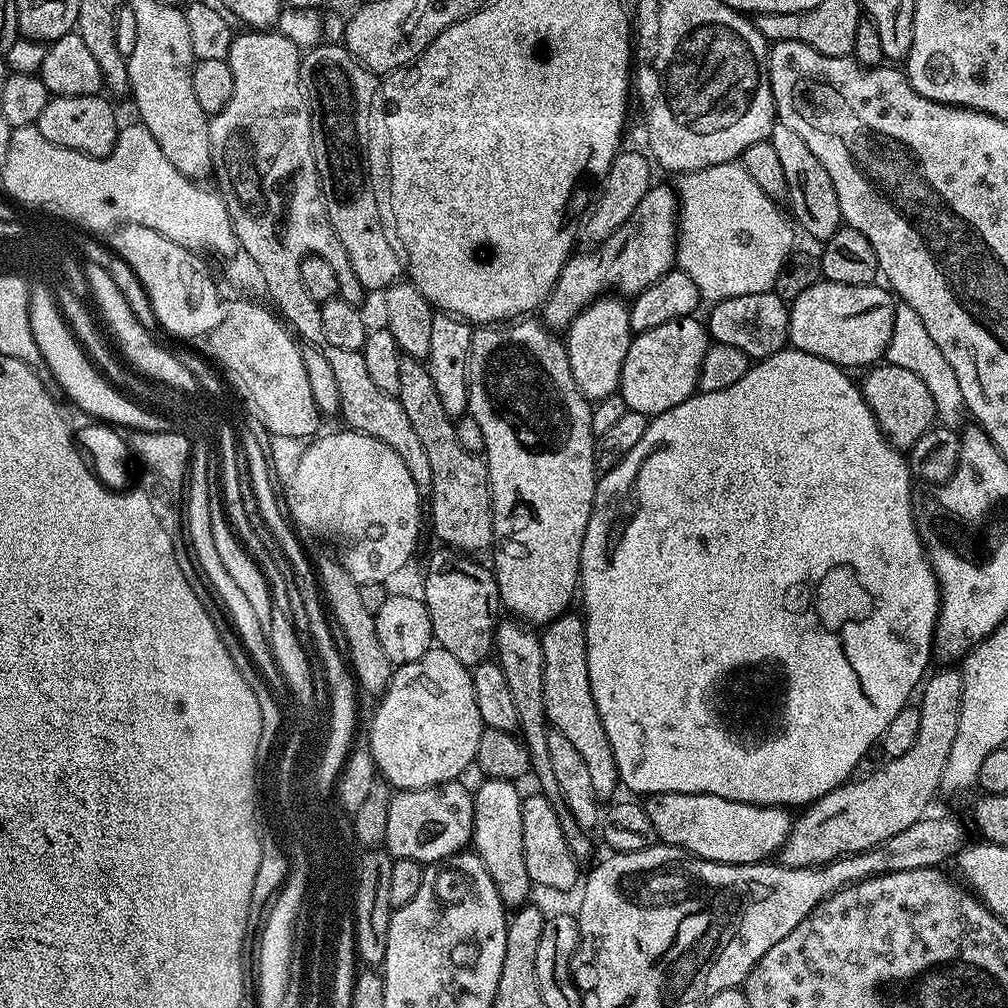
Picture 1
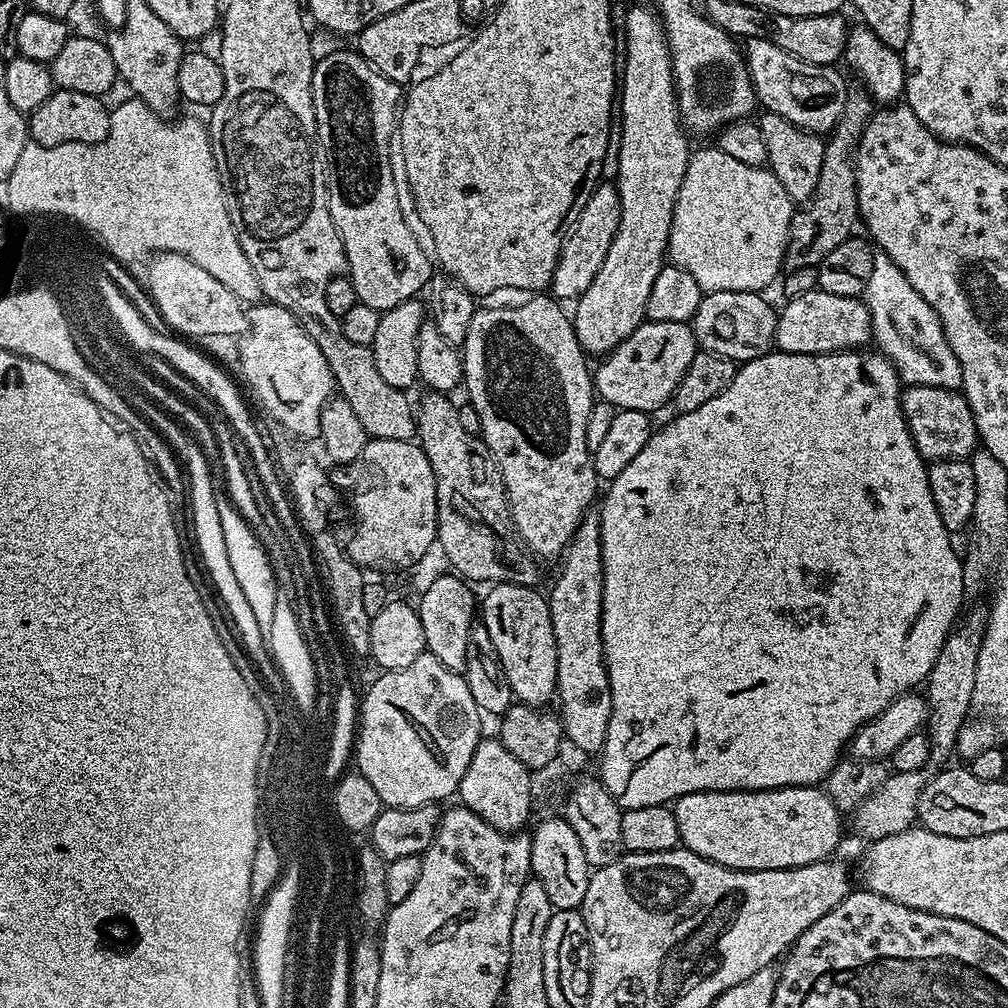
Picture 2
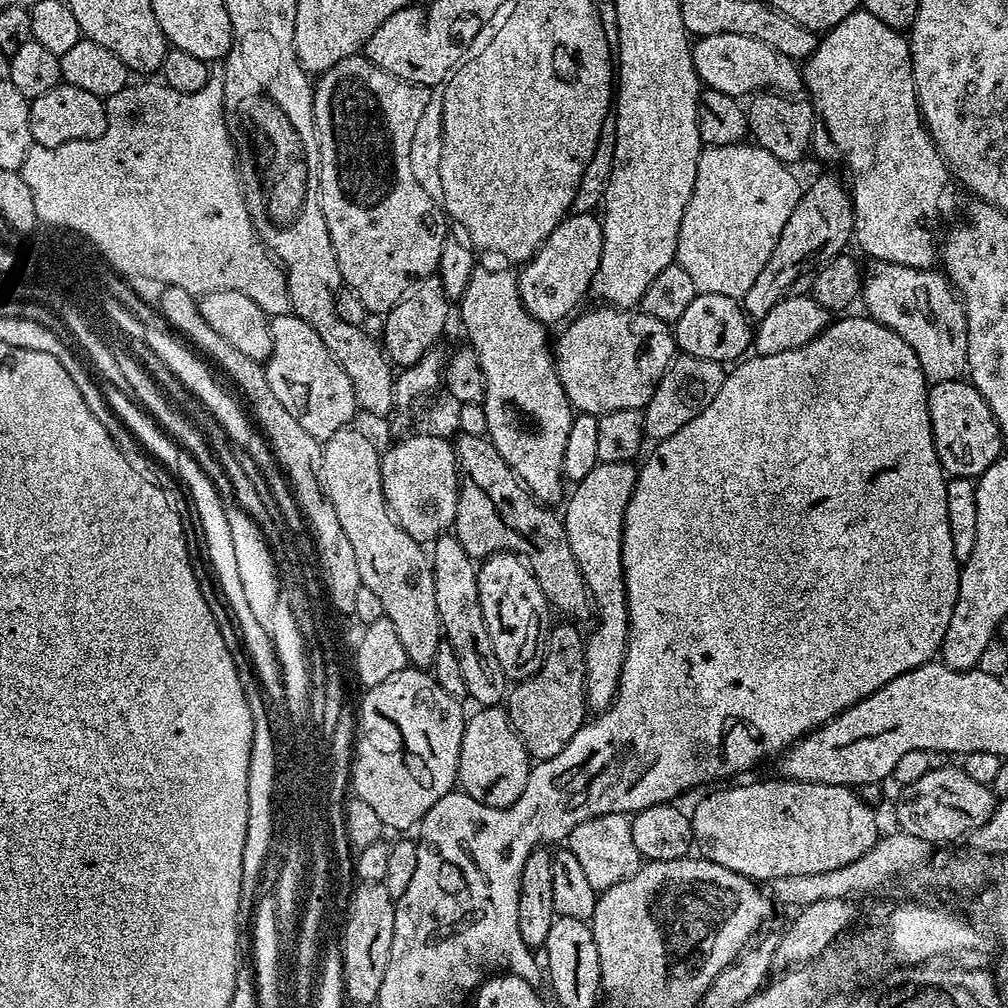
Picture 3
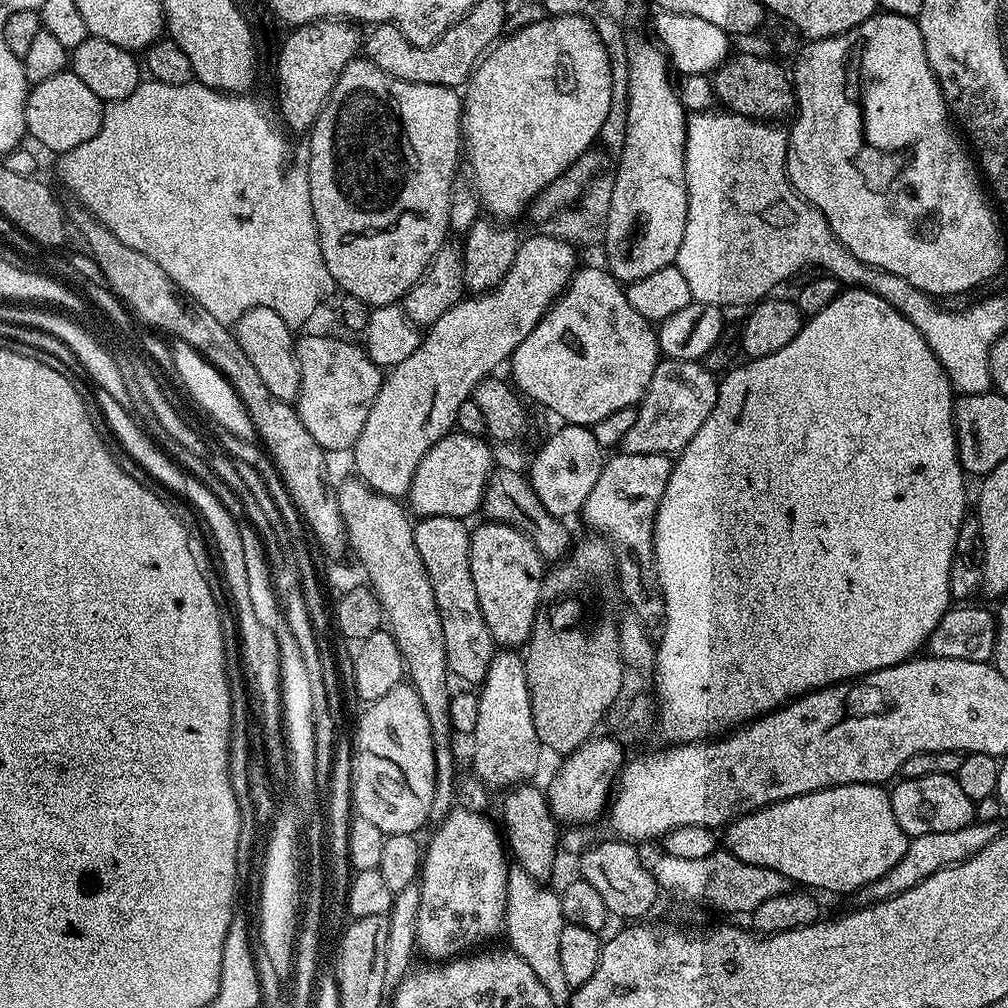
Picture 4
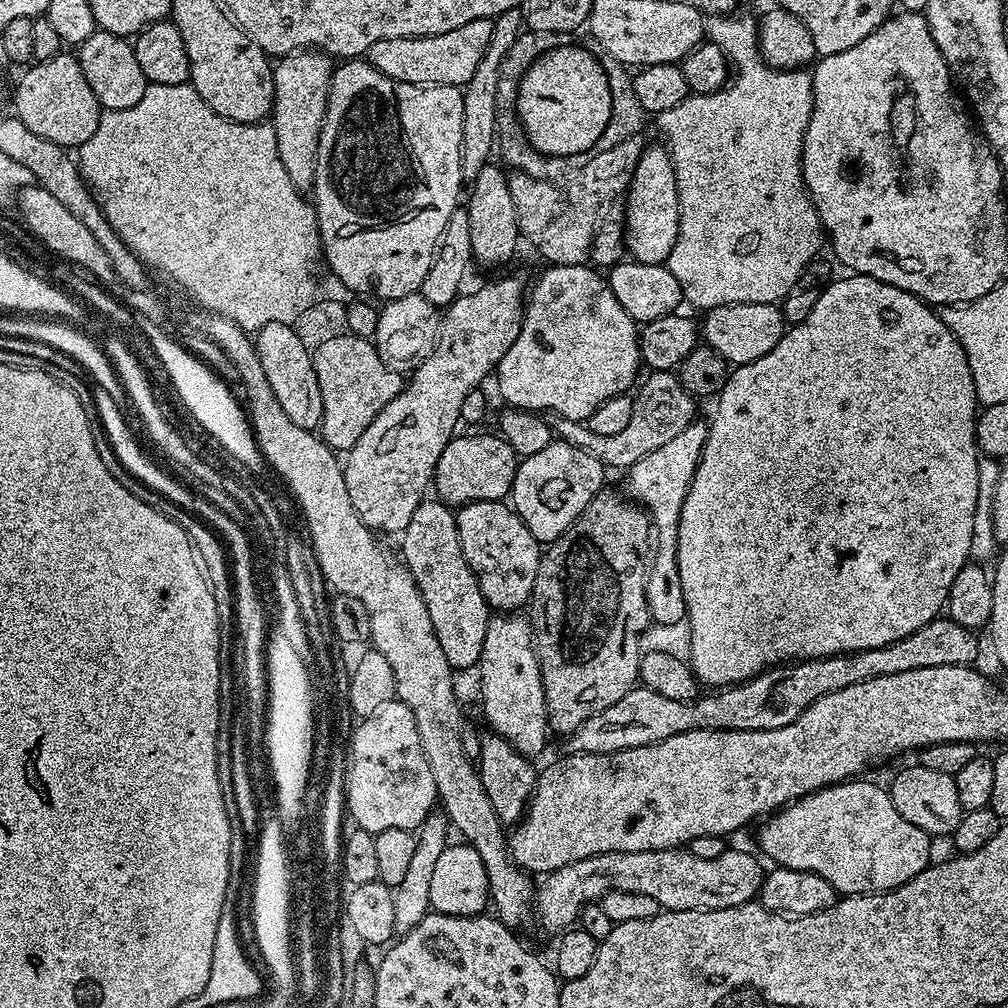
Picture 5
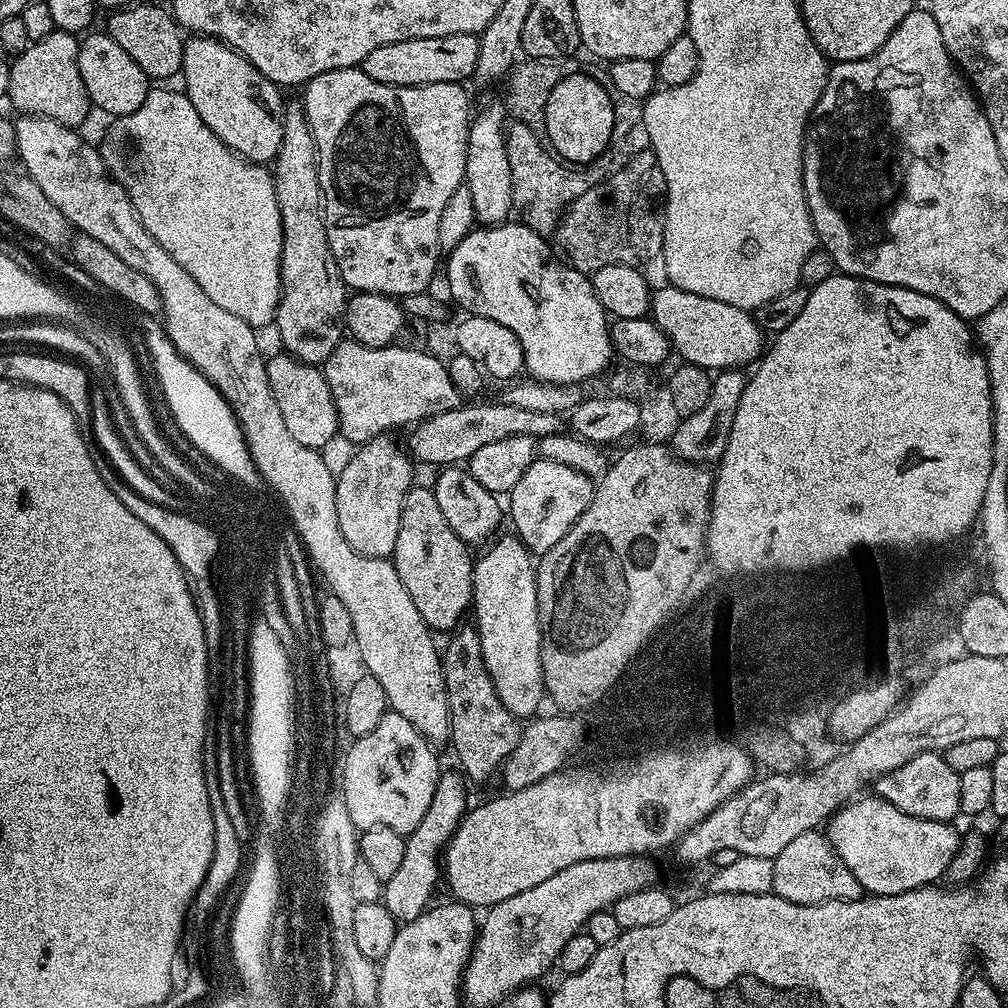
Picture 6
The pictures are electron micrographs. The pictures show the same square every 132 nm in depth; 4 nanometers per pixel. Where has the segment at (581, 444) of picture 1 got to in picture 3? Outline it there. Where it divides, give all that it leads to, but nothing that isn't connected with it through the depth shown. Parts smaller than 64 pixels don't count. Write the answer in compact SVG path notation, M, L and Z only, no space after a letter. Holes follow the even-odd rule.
M477 266L470 278L470 286L466 286L458 301L458 308L464 332L468 335L467 343L476 352L482 366L487 437L521 484L545 505L555 505L555 500L560 495L561 499L566 492L562 454L566 454L566 437L570 434L574 409L556 373L556 357L550 336L548 340L549 329L524 309L517 273L507 272L504 268Z

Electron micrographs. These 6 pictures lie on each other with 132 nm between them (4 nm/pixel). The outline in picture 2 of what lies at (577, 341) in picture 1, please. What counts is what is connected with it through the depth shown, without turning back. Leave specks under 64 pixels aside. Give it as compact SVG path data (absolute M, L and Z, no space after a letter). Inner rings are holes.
M651 7L648 8L632 8L624 16L622 79L618 84L620 149L618 150L618 170L614 181L616 193L620 199L618 234L614 234L614 242L610 242L610 250L606 253L606 262L602 262L602 270L598 270L594 282L590 282L590 286L586 286L586 290L575 301L576 312L571 313L572 325L578 342L584 353L592 358L607 356L623 340L630 338L630 334L634 334L634 330L638 330L640 324L645 323L646 301L650 298L654 278L658 278L658 274L666 266L672 215L690 155L687 140L689 137L686 135L684 125L680 123L668 38L664 34L664 26L659 15Z

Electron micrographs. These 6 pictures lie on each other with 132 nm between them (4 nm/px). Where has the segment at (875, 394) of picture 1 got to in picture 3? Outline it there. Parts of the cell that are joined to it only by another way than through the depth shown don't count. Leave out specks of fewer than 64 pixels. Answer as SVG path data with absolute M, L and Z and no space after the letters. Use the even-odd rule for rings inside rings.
M967 379L933 383L928 390L930 430L938 462L949 477L978 478L995 460L1000 459L1005 447L998 430L998 422L982 394Z

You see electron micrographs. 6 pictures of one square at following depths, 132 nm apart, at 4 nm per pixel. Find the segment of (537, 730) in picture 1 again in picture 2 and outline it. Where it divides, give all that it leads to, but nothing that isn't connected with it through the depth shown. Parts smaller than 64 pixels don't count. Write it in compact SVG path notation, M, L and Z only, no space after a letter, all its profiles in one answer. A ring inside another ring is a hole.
M497 584L487 589L488 597L482 600L482 627L490 634L490 642L494 642L494 650L498 650L498 658L502 662L502 670L506 670L506 682L510 682L510 690L513 697L521 704L529 704L532 708L544 708L553 703L556 696L556 679L558 678L558 646L554 642L554 626L552 625L552 615L548 609L548 601L545 593L535 587L526 584Z

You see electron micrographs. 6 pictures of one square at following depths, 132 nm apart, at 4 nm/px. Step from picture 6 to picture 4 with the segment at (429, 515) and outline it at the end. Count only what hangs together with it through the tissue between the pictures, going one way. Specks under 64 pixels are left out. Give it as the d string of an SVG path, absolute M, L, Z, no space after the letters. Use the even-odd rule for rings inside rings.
M426 516L415 521L412 529L412 537L414 538L414 546L418 546L418 554L422 558L422 562L426 566L426 574L430 578L430 586L434 590L434 602L438 606L438 614L442 618L442 638L446 646L446 662L448 663L449 673L453 677L456 676L460 680L465 680L465 685L480 686L483 685L486 674L490 670L490 662L492 657L496 655L498 646L493 642L490 630L486 626L486 618L482 618L482 610L478 606L478 594L474 594L474 578L470 574L470 528L464 520L458 518L446 518L445 516Z

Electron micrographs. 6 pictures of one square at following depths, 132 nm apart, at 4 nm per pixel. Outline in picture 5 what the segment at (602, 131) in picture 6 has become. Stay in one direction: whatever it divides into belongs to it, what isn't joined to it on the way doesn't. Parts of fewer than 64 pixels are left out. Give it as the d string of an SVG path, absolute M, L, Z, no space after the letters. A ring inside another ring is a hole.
M564 44L561 48L549 47L537 57L520 80L514 110L520 115L520 124L532 143L529 145L543 156L565 158L591 153L596 148L598 138L602 138L602 130L606 130L606 122L610 122L610 82L606 82L597 53L593 52L575 48L572 44Z

